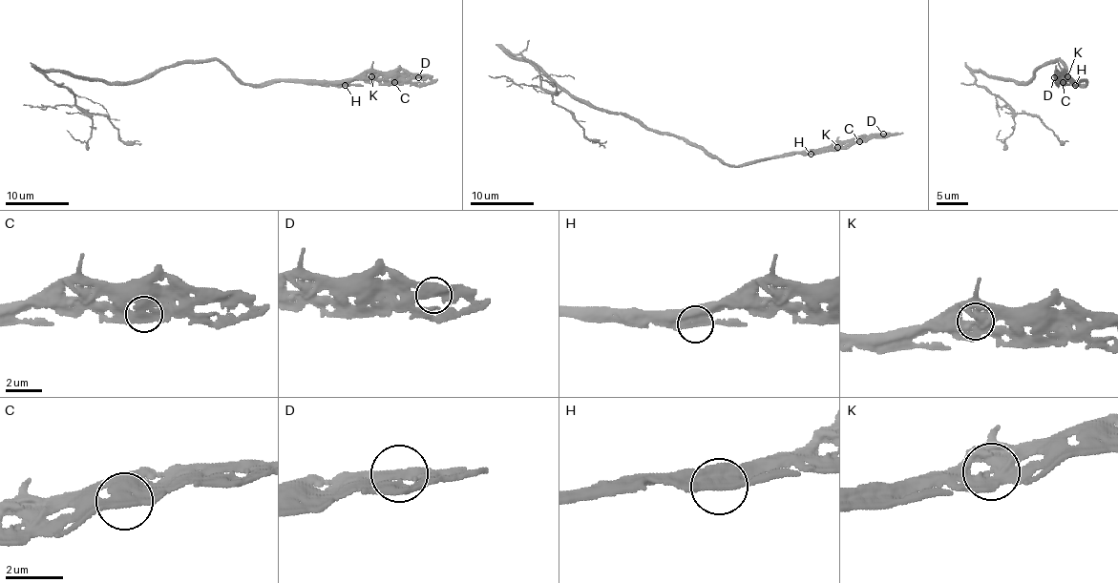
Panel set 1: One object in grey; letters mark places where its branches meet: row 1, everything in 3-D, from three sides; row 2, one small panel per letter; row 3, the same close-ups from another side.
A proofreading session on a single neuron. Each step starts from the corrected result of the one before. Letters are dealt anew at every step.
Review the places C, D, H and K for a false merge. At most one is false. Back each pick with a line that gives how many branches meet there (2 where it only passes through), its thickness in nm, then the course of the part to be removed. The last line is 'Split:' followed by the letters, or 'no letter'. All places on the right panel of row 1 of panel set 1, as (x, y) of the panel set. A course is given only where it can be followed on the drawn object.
Split: no letter

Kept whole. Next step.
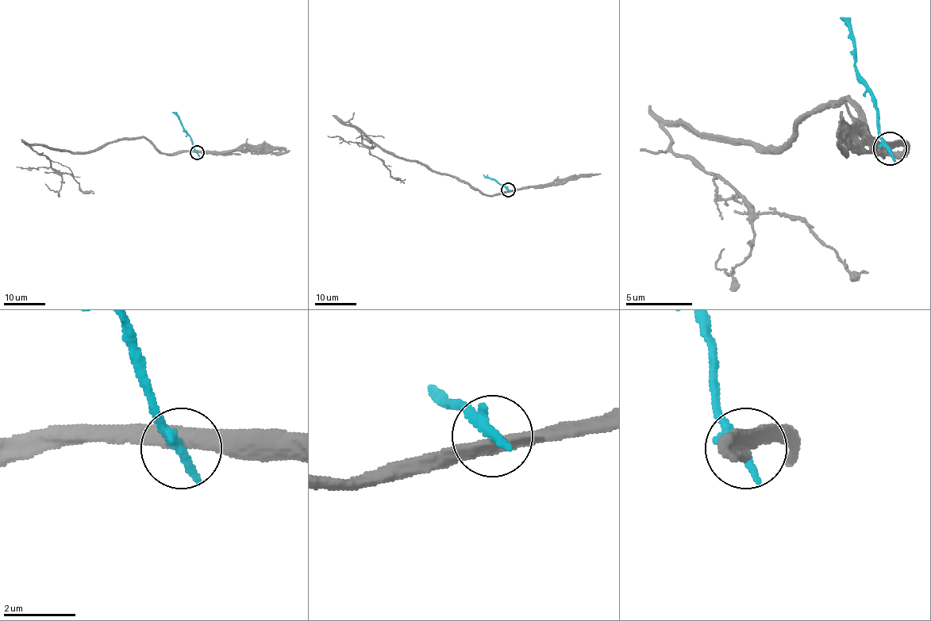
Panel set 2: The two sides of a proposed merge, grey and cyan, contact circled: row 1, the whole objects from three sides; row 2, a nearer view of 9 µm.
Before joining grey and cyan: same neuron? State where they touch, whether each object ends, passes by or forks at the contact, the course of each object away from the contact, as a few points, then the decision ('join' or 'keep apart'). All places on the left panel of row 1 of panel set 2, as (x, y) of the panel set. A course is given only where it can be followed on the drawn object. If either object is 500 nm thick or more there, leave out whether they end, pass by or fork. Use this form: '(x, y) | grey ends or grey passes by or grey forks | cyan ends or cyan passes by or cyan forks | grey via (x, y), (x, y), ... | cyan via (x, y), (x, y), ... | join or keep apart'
(197, 152) | grey passes by | cyan ends | grey via (198, 152), (161, 153), (144, 137), (82, 152), (31, 146), (58, 172), (70, 173), (82, 190), (94, 193) | cyan via (198, 152), (181, 120), (172, 112) | keep apart

